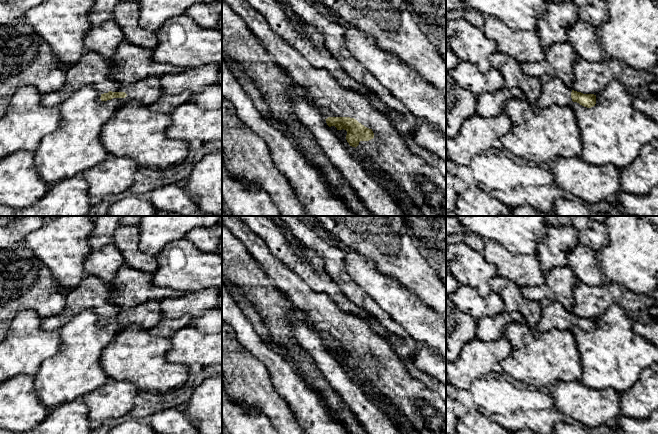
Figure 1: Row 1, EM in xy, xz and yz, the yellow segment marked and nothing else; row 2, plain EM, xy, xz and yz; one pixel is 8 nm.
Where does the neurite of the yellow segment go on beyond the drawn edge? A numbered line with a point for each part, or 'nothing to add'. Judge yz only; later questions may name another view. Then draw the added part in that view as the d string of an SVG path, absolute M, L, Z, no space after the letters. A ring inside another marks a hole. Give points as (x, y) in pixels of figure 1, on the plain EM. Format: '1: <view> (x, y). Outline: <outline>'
1: yz (554, 315). Outline: M545 298L539 302L539 306L541 316L536 323L537 331L566 330L572 327L572 313L561 303Z

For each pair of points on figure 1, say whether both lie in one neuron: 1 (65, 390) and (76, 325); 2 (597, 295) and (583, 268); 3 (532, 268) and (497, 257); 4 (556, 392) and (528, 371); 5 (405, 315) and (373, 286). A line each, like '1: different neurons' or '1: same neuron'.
1: same neuron
2: different neurons
3: same neuron
4: different neurons
5: same neuron

